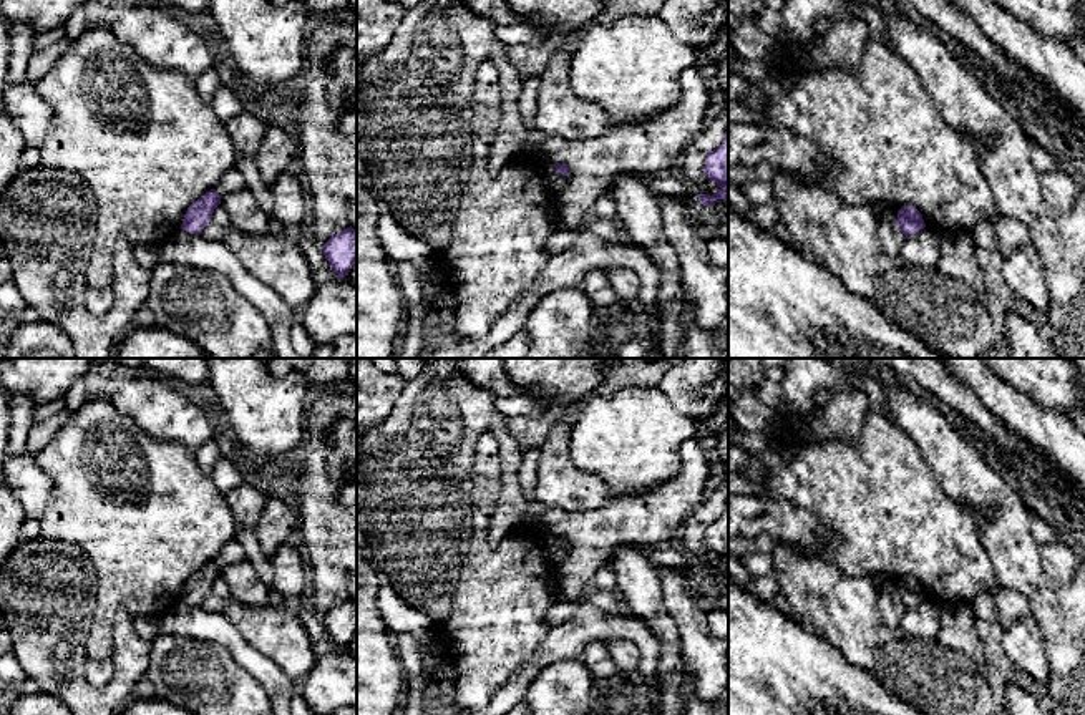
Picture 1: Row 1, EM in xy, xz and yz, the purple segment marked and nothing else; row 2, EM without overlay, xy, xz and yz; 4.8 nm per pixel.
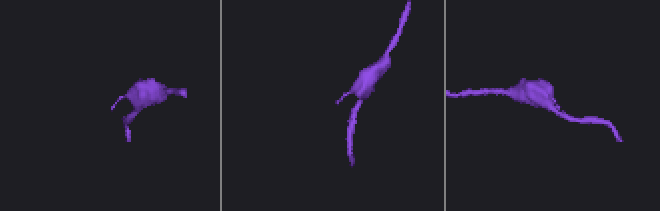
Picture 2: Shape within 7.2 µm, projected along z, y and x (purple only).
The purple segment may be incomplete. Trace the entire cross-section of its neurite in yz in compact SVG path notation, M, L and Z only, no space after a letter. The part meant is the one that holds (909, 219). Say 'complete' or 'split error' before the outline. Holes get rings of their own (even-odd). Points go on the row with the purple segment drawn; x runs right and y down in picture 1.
complete; M904 206L898 211L896 226L906 237L926 227L922 214L914 206Z

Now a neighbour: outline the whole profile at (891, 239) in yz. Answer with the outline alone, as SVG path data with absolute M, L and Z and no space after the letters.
M879 222L878 232L881 252L891 257L899 257L899 252L906 242L906 236L901 232L901 229L891 222Z

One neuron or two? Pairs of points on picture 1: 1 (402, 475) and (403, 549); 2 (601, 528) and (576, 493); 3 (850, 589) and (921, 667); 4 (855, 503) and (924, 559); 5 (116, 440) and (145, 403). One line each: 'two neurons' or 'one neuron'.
1: one neuron
2: two neurons
3: one neuron
4: one neuron
5: two neurons

